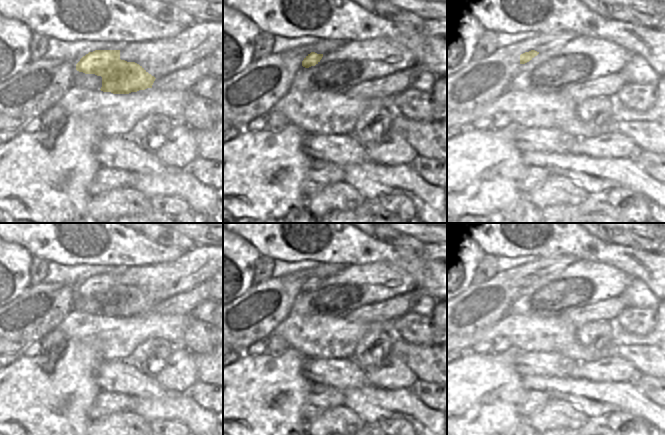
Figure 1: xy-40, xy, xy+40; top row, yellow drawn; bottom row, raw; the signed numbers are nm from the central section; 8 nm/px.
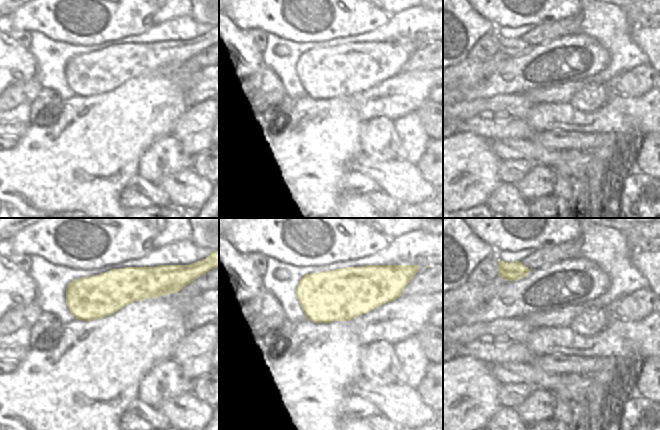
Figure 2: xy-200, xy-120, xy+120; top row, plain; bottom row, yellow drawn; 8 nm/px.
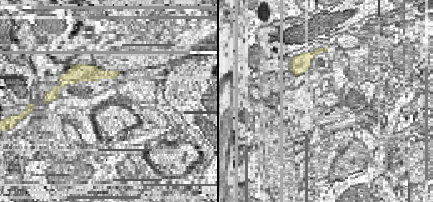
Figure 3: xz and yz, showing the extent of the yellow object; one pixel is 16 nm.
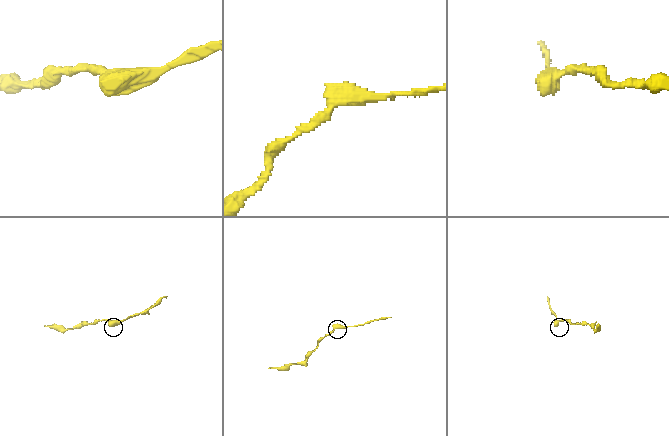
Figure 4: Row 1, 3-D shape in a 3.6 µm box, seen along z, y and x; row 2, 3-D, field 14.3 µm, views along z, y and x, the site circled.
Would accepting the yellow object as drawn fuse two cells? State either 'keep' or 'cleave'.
keep

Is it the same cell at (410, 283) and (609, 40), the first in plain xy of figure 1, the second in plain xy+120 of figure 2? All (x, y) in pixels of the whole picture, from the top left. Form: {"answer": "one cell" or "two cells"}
{"answer": "two cells"}

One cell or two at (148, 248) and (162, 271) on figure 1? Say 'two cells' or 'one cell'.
two cells

